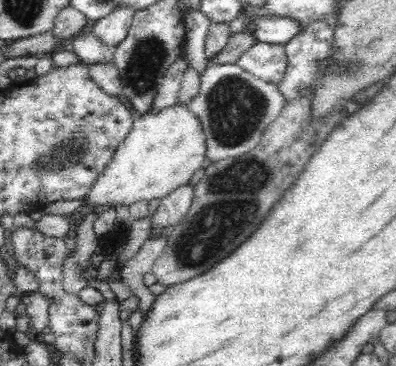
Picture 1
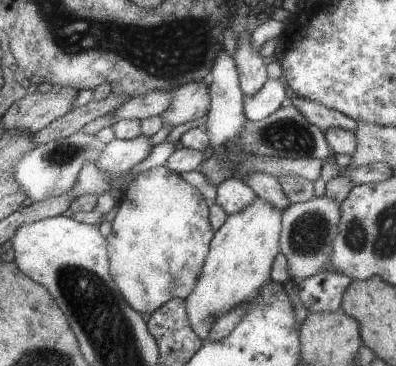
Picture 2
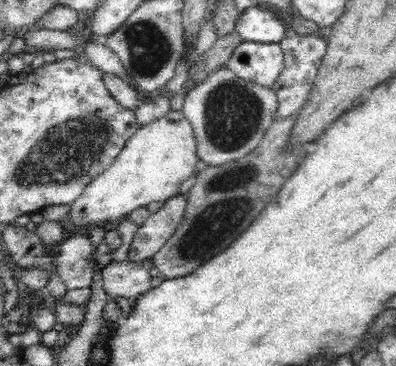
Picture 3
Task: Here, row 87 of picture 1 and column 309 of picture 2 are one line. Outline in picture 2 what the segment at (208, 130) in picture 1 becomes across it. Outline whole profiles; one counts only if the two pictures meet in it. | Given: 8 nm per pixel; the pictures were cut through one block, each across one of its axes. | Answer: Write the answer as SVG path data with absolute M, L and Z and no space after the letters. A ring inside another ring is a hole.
M327 194L317 198L313 196L309 202L293 204L291 210L283 214L283 238L281 248L287 258L287 264L291 266L291 272L297 280L307 280L323 272L325 264L331 260L333 254L333 242L339 236L339 224L341 224L341 204L331 200Z

